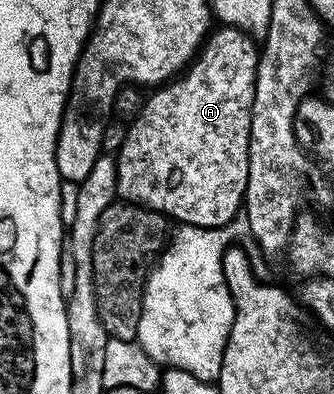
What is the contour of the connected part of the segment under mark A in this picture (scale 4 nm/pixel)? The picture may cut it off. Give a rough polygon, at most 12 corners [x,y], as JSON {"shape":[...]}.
{"shape":[[226,25],[154,88],[115,194],[228,226],[260,48]]}

